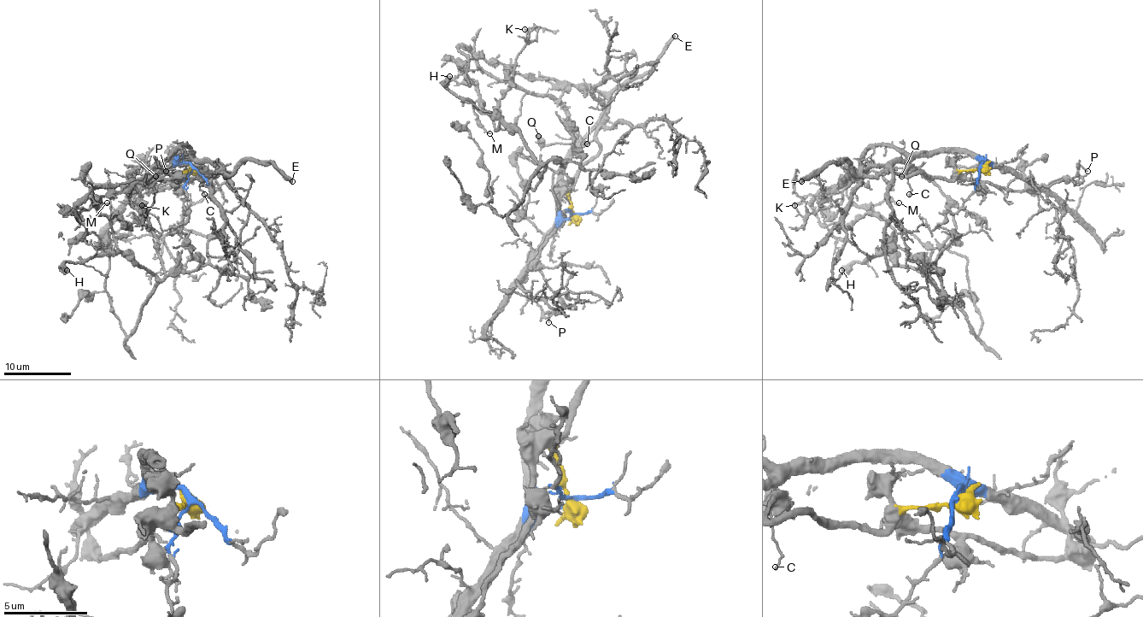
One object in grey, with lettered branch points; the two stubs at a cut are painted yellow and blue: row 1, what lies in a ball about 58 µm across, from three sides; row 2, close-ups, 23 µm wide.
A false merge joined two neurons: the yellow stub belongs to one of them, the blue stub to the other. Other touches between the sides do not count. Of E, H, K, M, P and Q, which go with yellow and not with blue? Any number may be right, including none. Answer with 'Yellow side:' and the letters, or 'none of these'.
Yellow side: E, Q

